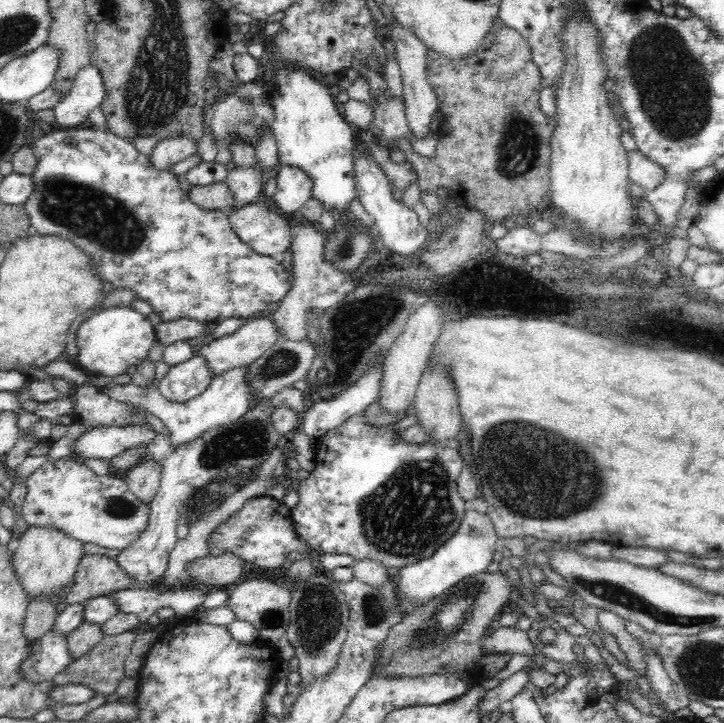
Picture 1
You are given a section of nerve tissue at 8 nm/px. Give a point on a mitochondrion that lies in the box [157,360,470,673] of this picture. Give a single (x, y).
(405, 516)

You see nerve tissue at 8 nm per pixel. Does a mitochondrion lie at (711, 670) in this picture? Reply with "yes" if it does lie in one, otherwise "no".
yes

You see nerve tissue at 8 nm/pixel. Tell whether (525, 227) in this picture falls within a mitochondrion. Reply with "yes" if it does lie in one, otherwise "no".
no

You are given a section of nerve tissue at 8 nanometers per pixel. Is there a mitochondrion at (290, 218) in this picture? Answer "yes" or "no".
no

